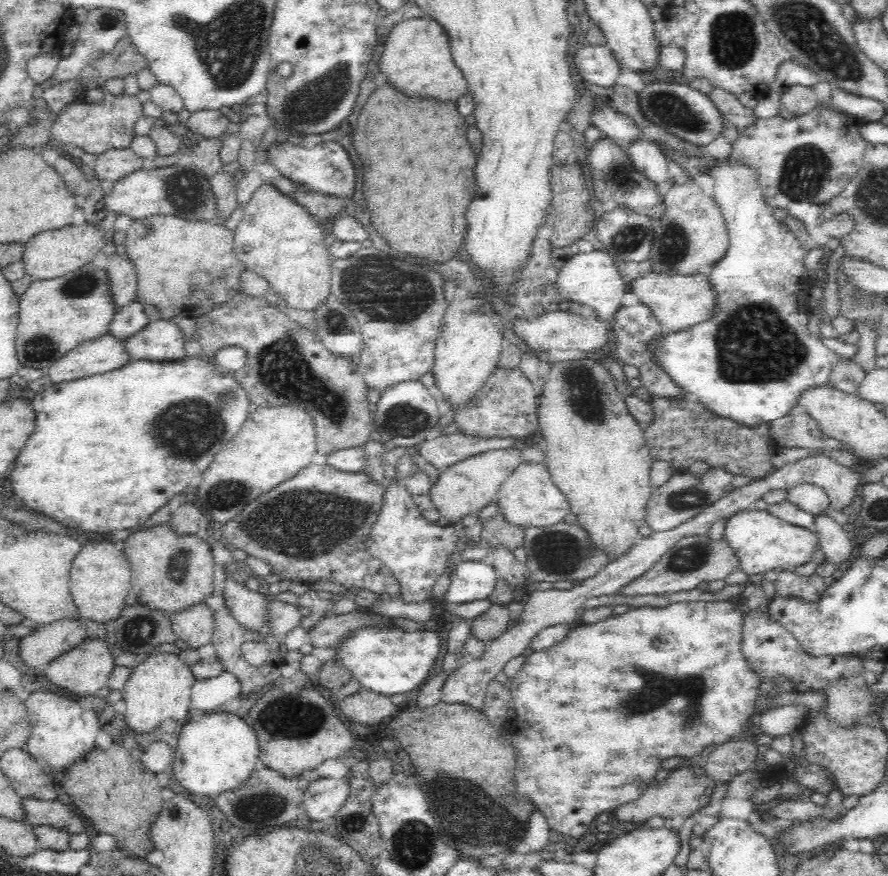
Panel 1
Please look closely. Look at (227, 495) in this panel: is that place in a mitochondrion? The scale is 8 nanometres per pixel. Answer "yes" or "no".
yes

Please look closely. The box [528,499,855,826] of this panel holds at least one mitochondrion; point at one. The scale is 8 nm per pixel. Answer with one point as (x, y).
(689, 687)

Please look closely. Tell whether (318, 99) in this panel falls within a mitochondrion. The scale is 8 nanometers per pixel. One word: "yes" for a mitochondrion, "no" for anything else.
yes

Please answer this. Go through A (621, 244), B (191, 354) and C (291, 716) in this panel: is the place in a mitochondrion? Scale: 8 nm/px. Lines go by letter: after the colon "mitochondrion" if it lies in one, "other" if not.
A: mitochondrion
B: other
C: mitochondrion

